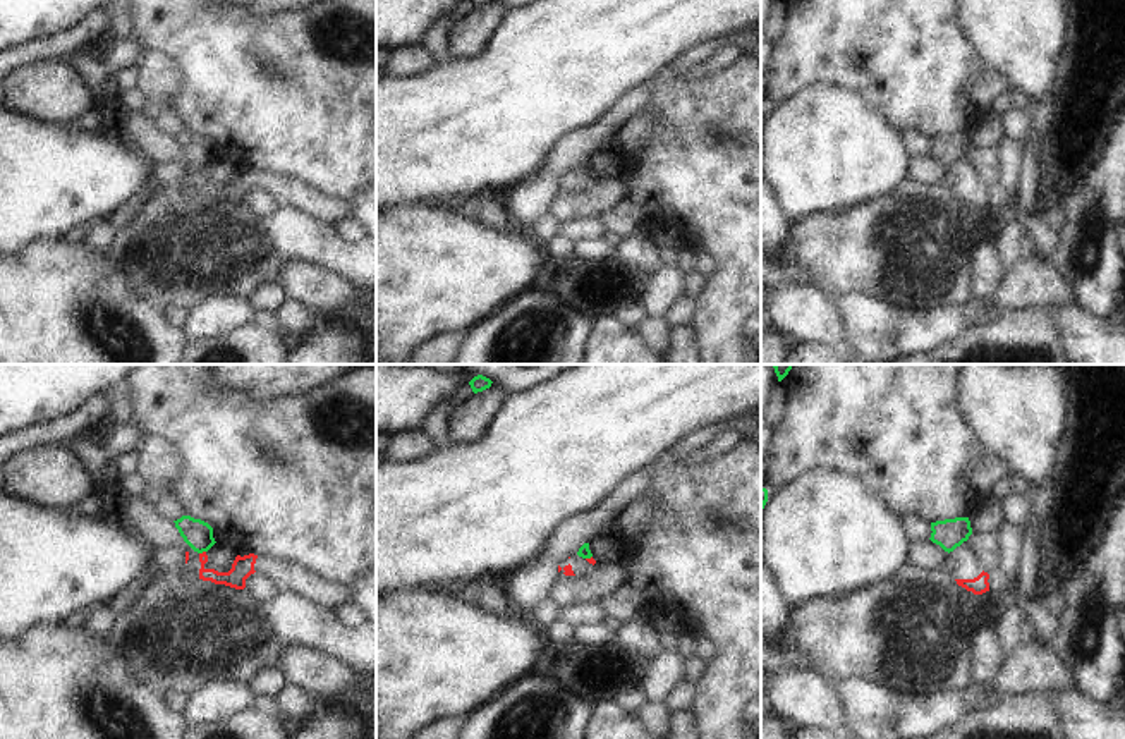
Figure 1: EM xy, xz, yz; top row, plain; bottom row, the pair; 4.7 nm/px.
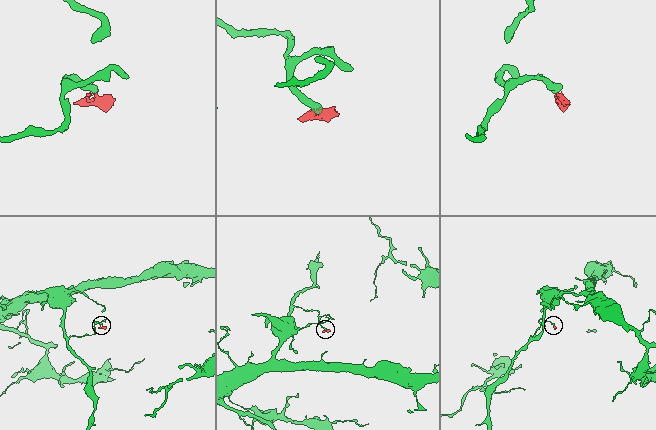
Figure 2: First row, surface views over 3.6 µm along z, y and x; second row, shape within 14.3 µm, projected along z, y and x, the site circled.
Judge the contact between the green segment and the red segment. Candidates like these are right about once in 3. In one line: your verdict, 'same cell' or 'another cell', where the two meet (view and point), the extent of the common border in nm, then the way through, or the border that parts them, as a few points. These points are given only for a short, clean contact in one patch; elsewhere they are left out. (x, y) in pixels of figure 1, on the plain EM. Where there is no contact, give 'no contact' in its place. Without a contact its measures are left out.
another cell; contact xy (201, 167); length 40 nm; border xy (205, 165), (200, 169)

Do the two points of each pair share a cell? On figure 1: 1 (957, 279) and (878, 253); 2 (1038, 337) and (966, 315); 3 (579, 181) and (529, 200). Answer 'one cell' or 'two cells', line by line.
1: one cell
2: two cells
3: two cells

